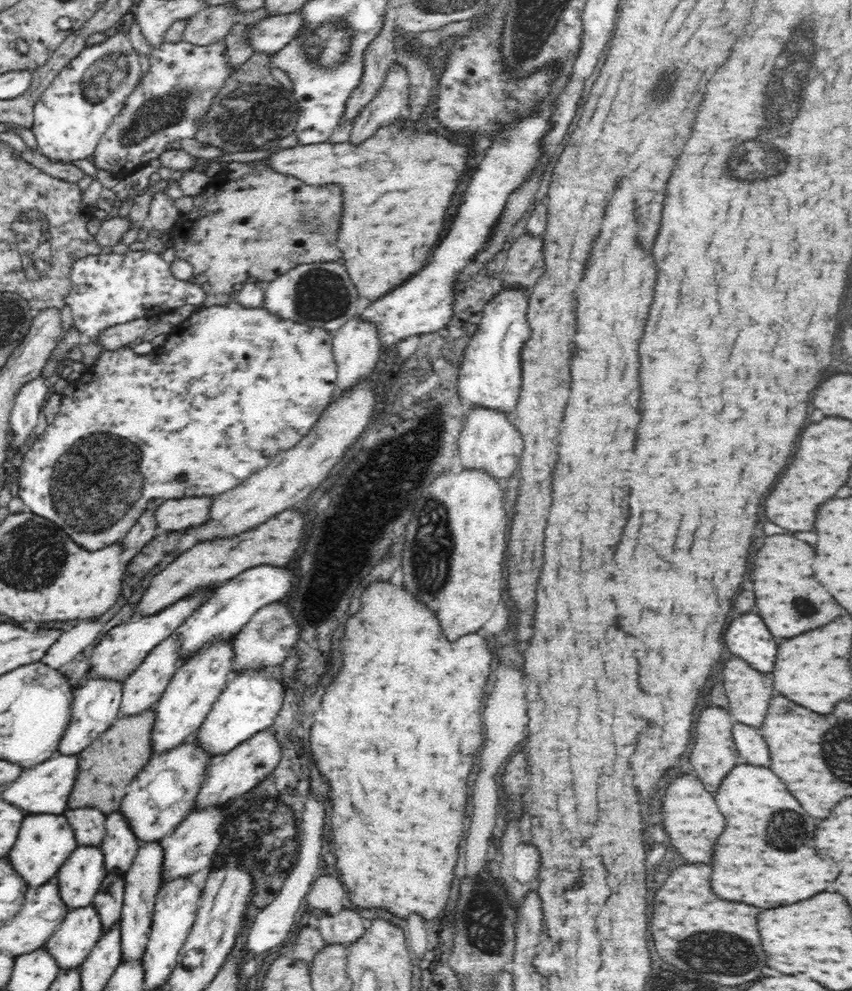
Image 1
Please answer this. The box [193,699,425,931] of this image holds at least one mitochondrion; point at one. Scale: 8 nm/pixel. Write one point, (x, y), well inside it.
(266, 841)

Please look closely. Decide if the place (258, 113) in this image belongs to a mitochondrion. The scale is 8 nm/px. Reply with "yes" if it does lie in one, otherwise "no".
yes

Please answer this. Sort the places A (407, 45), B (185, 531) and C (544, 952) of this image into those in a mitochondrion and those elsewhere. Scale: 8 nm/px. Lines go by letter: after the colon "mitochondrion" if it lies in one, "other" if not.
A: other
B: other
C: other

